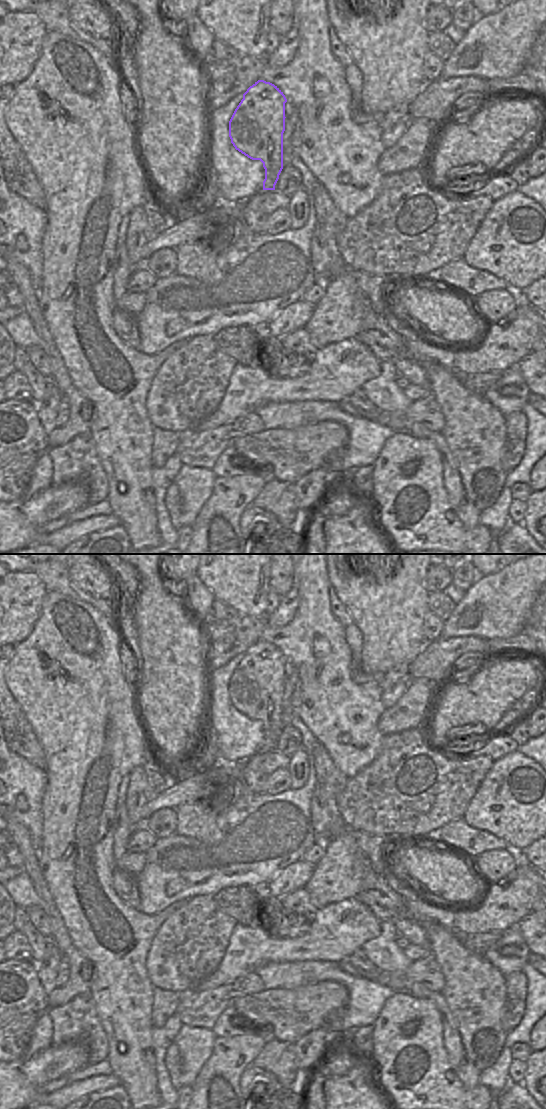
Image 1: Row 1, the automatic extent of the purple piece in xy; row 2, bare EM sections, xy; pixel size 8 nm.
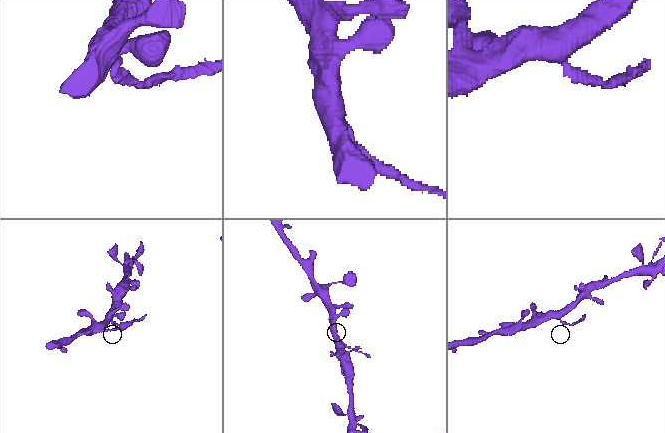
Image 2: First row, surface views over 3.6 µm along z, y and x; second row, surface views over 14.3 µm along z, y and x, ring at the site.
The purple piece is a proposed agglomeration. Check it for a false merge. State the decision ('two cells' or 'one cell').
two cells

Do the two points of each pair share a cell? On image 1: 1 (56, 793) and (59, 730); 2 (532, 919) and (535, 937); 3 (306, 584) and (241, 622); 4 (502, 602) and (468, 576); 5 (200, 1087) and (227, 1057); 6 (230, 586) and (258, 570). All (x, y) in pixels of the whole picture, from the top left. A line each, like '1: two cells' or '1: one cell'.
1: one cell
2: one cell
3: two cells
4: two cells
5: one cell
6: one cell

